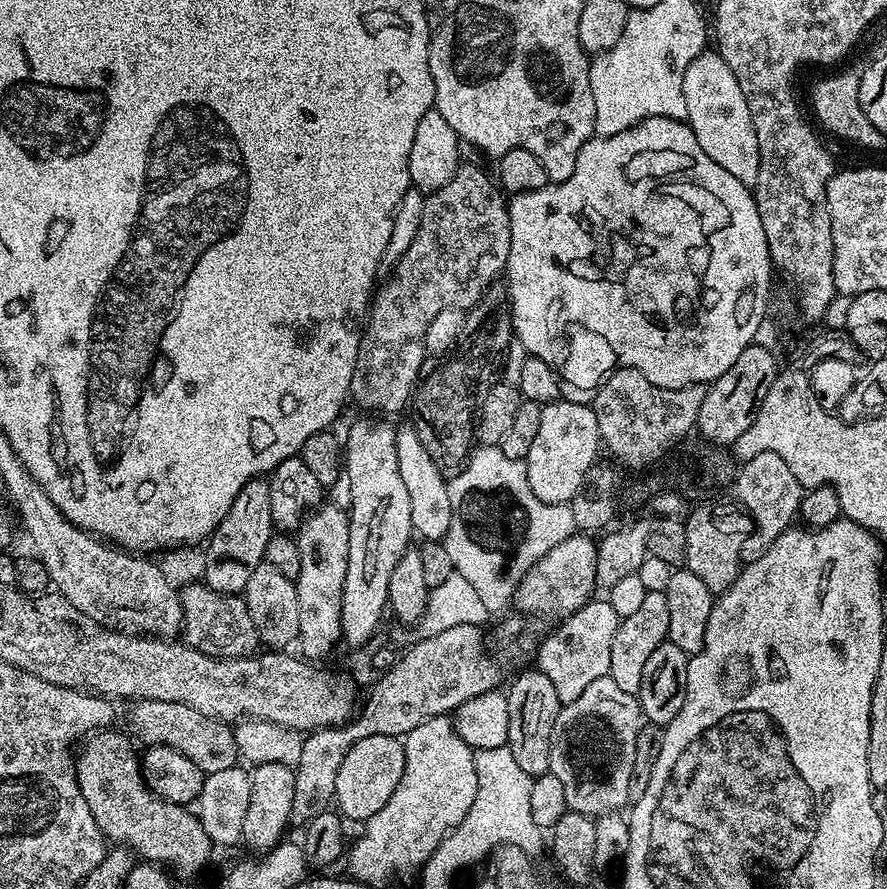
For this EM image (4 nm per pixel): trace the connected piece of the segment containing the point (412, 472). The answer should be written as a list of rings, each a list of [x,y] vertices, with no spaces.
[[[402,426],[396,428],[398,469],[406,485],[410,498],[410,522],[412,531],[421,541],[443,541],[450,529],[451,506],[446,473],[430,458],[426,446],[422,446],[422,438],[418,438],[415,427]]]

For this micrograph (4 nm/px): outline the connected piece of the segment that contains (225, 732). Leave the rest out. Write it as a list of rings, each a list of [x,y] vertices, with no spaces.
[[[138,700],[131,708],[132,728],[145,740],[145,745],[165,744],[177,748],[179,752],[186,754],[186,758],[190,758],[190,762],[195,762],[198,770],[205,774],[237,767],[241,755],[231,723],[215,720],[206,714],[198,714],[198,710],[190,706],[182,706],[182,702]]]

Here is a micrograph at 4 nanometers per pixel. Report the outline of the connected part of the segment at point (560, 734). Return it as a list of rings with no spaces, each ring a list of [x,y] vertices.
[[[609,675],[598,678],[598,682],[590,682],[590,686],[582,690],[581,696],[561,707],[554,722],[554,734],[550,734],[548,771],[554,774],[554,778],[561,780],[562,786],[566,789],[566,802],[571,811],[596,818],[615,809],[615,804],[629,799],[628,787],[632,781],[636,739],[640,736],[641,723],[639,699],[633,693],[619,688]]]

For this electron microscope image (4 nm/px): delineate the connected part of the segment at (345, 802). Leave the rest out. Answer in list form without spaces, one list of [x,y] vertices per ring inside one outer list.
[[[371,735],[359,739],[342,760],[335,779],[334,802],[339,813],[349,821],[363,822],[373,817],[390,800],[401,782],[405,770],[403,743],[390,735]]]

